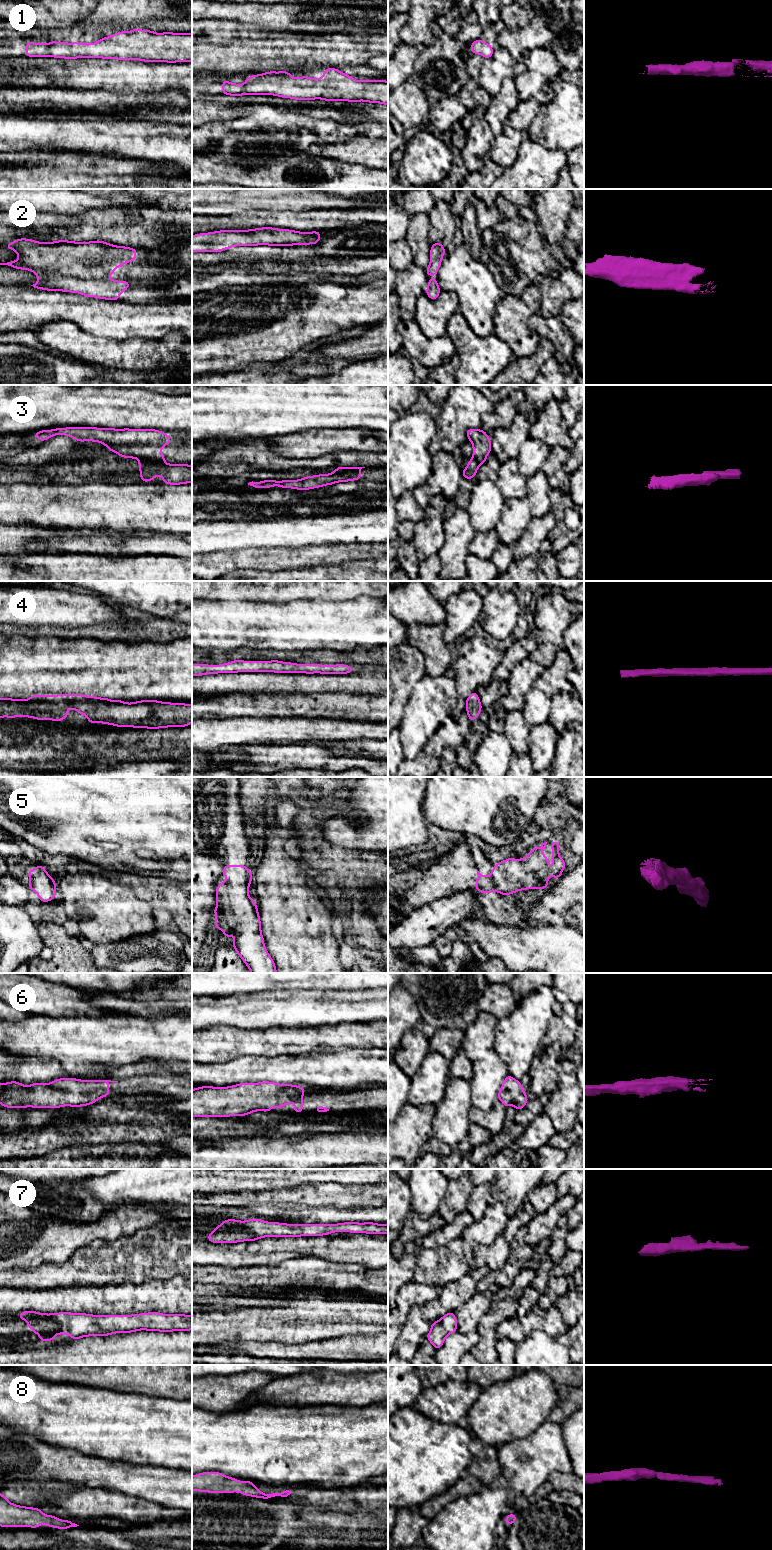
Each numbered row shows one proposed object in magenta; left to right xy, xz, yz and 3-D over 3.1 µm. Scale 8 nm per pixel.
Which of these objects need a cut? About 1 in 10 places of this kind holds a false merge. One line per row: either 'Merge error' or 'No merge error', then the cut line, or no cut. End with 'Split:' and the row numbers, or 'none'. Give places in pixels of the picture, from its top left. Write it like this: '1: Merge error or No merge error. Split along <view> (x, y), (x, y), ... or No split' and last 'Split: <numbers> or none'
1: No merge error. No split
2: No merge error. No split
3: Merge error. Split along xy (139, 459), (163, 462)
4: No merge error. No split
5: No merge error. No split
6: No merge error. No split
7: No merge error. No split
8: No merge error. No split
Split: 3

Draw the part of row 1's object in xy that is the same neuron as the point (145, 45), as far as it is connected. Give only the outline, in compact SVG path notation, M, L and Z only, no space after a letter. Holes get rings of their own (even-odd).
M136 28L128 32L115 33L91 44L55 41L48 44L27 42L25 56L190 62L192 61L192 33L163 32L158 34Z

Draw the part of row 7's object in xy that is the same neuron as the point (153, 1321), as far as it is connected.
M24 1311L18 1318L28 1323L42 1342L53 1341L57 1334L66 1334L76 1340L87 1336L107 1336L114 1333L148 1331L192 1330L192 1315L150 1312L133 1315L91 1315L85 1313L38 1313Z

